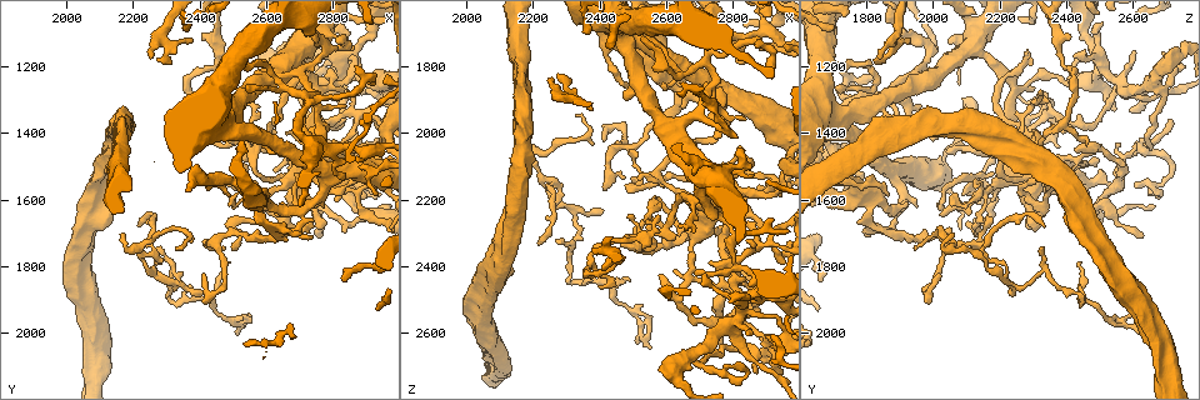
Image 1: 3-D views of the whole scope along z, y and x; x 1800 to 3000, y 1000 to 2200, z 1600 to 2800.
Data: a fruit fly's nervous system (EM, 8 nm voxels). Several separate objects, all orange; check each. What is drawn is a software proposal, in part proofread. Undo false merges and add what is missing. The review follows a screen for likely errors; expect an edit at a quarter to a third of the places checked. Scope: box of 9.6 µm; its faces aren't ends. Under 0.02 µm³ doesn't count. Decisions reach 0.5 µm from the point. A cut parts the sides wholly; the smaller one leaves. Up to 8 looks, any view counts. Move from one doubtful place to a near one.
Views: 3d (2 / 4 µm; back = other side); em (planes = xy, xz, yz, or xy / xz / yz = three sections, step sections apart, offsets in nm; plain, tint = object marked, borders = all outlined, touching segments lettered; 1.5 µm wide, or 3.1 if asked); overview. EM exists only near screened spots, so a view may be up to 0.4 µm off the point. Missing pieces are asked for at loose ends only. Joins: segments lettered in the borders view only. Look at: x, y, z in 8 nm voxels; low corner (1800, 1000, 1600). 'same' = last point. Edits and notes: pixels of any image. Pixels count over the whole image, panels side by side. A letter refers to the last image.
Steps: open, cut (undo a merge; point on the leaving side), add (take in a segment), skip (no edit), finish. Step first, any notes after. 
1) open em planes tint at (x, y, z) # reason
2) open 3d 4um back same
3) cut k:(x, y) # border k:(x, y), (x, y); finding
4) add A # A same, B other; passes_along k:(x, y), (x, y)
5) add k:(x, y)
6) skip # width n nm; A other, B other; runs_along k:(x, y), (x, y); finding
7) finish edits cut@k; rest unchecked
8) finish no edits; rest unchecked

open em xy step 4 tint at (2950, 1430, 2170) # sharp bend

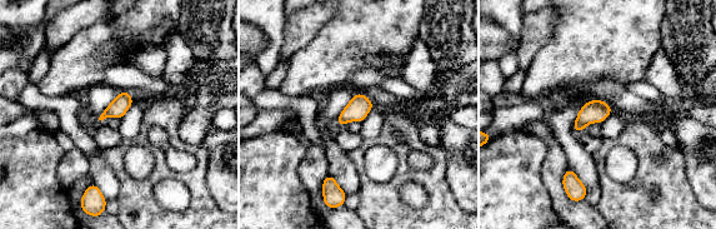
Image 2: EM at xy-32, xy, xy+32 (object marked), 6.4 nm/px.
open em planes borders same # cut it another way

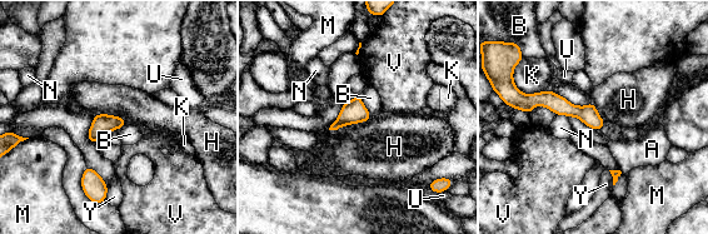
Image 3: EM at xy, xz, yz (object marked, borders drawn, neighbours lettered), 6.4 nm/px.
skip # A other, B other, H other, K other, M other, N other, U other, V other, Y other; border 3:(372, 116), (329, 130); one neuron here

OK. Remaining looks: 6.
open 3d 2um at (2840, 1170, 2480)

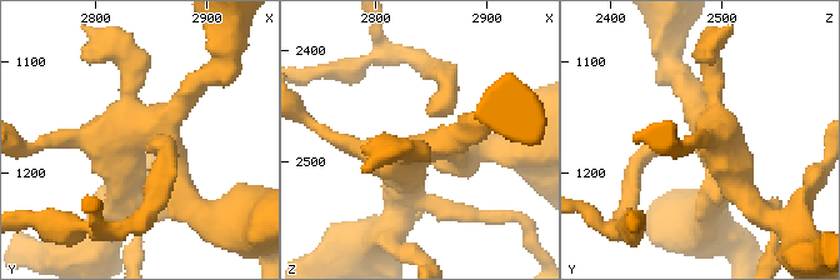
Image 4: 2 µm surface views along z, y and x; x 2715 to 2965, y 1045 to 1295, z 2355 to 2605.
open em xz step 8 tint at (2842, 1164, 2492) # shape alone is not enough

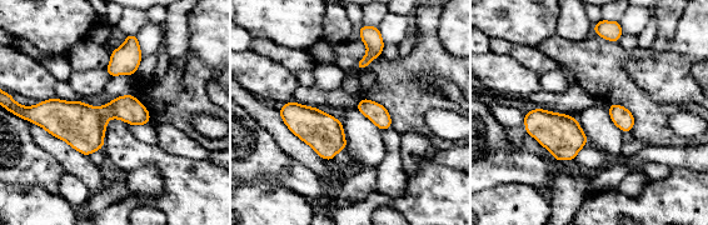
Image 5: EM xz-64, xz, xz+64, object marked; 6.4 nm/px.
open em planes borders same # another direction

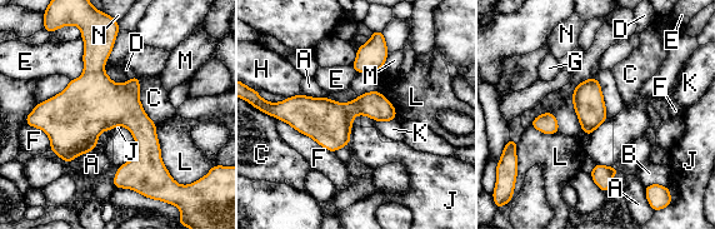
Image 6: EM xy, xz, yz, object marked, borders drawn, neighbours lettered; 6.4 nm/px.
skip # A other, B other, C other, D other, E other, F other, G other, H other, J other, K other, L other, M other, N other; border 6:(359, 113), (353, 120), (348, 144); all the same neuron

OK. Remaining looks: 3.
open em planes borders at (2500, 1550, 2290) # closes a loop

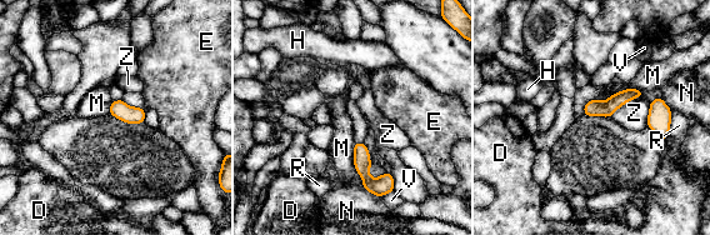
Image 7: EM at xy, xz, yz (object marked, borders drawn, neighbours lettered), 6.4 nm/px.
skip # width 110 nm; D other, E other, H other, M other, N other, R other, V other, Z other; border 7:(354, 143), (354, 168), (356, 171); continuous, no second neuron

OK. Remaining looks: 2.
finish no edits; rest unchecked

